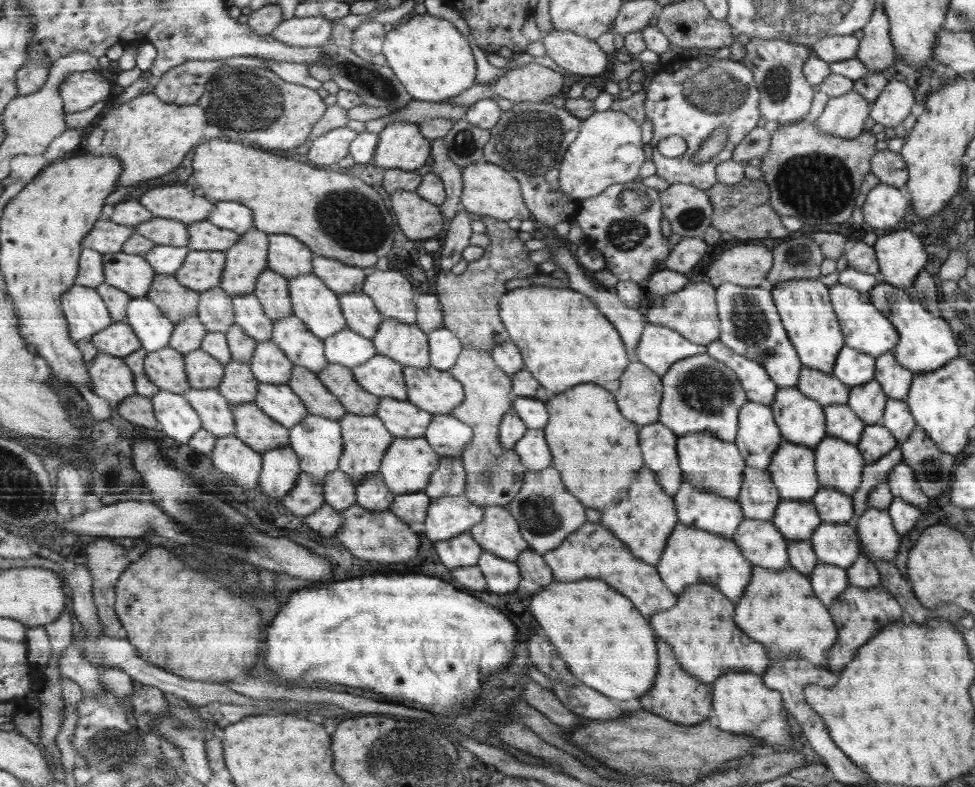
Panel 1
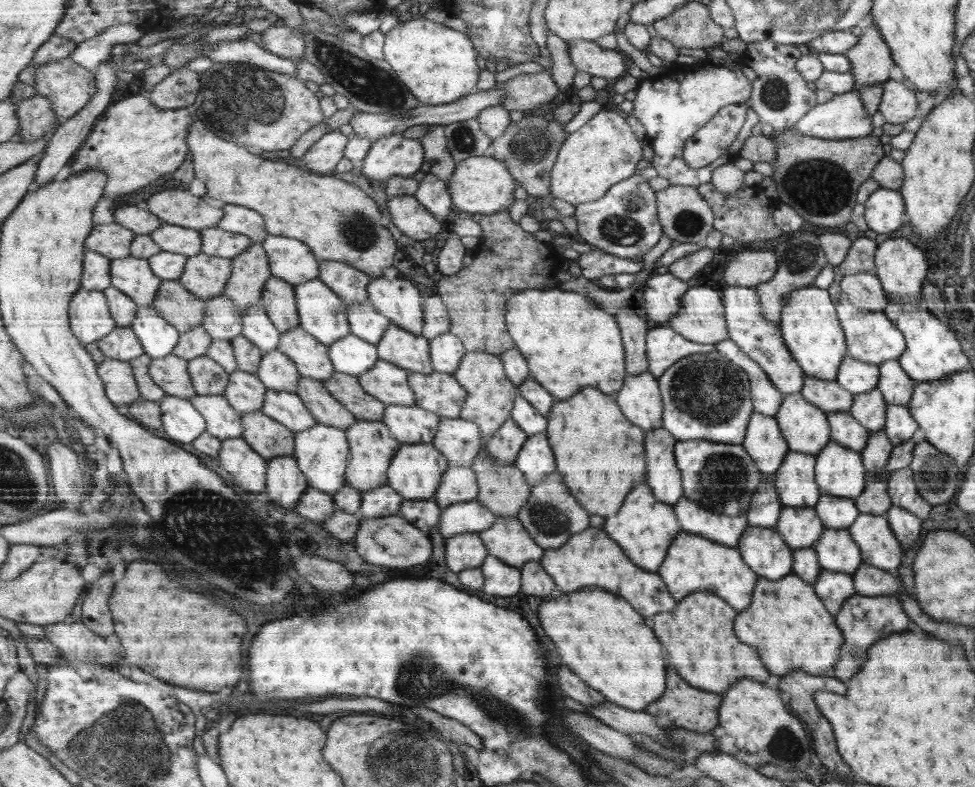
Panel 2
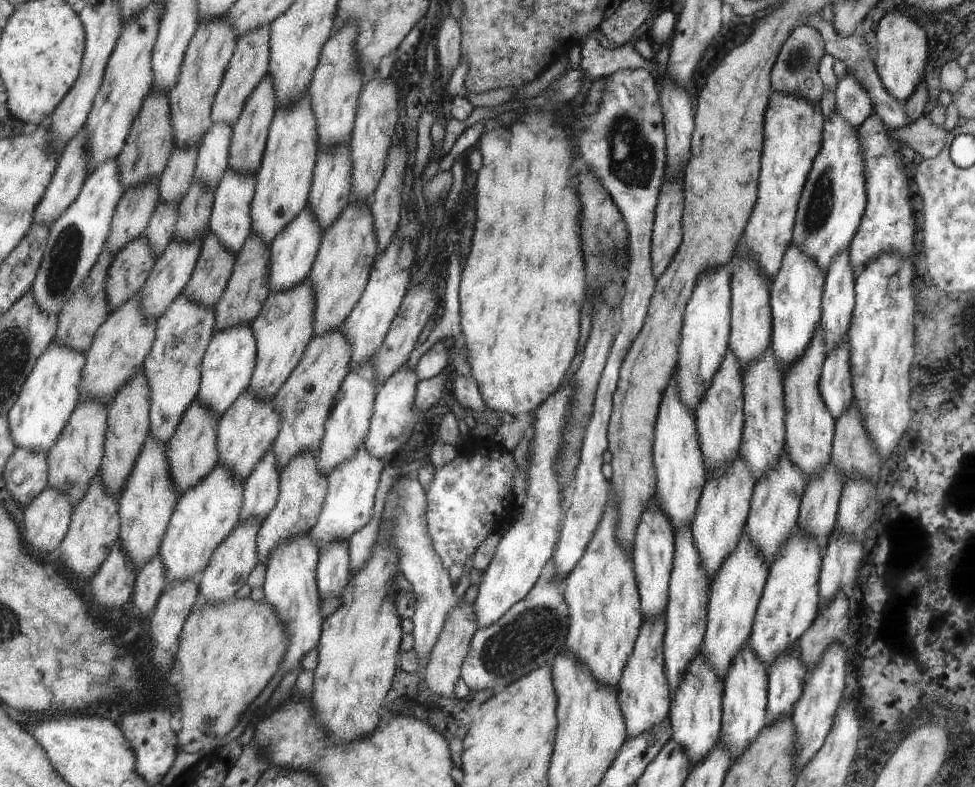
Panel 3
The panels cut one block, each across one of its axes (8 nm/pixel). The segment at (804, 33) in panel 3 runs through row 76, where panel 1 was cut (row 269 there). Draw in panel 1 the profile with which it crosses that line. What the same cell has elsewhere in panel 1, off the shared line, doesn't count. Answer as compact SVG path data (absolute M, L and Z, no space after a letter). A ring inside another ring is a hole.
M794 238L774 248L773 268L763 283L766 290L784 282L814 280L821 276L824 252L810 238Z

